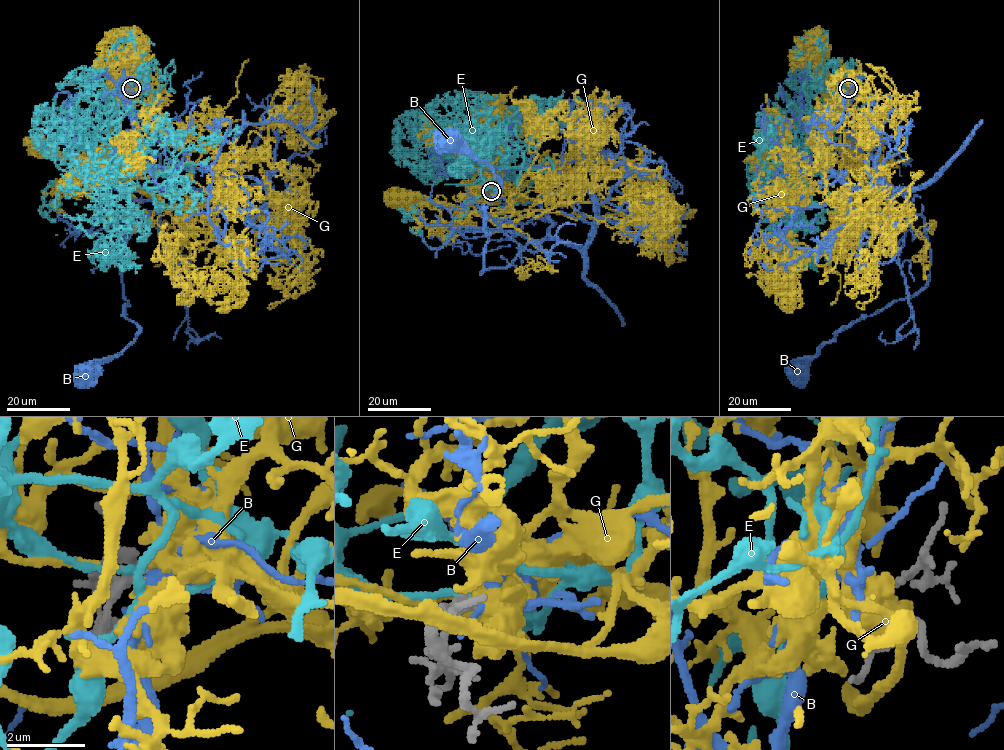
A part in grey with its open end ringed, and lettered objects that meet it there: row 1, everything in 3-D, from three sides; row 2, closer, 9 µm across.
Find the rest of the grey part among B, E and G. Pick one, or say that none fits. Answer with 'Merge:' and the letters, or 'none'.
Merge: G

